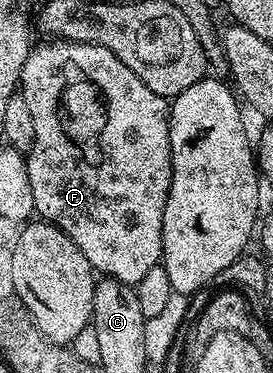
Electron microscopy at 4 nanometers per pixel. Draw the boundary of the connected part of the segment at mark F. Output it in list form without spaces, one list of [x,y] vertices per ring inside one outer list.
[[[66,39],[41,41],[30,51],[23,65],[19,94],[27,101],[27,109],[31,109],[31,118],[35,121],[35,145],[27,153],[27,177],[31,177],[31,197],[34,212],[44,222],[54,223],[60,231],[67,233],[79,249],[83,249],[83,257],[93,266],[94,272],[102,276],[118,279],[130,285],[143,281],[143,276],[152,267],[161,263],[161,242],[163,241],[163,209],[167,205],[167,193],[171,189],[173,166],[171,165],[171,137],[169,136],[170,104],[159,93],[151,93],[111,49],[103,49],[103,45],[90,43],[69,43]]]

